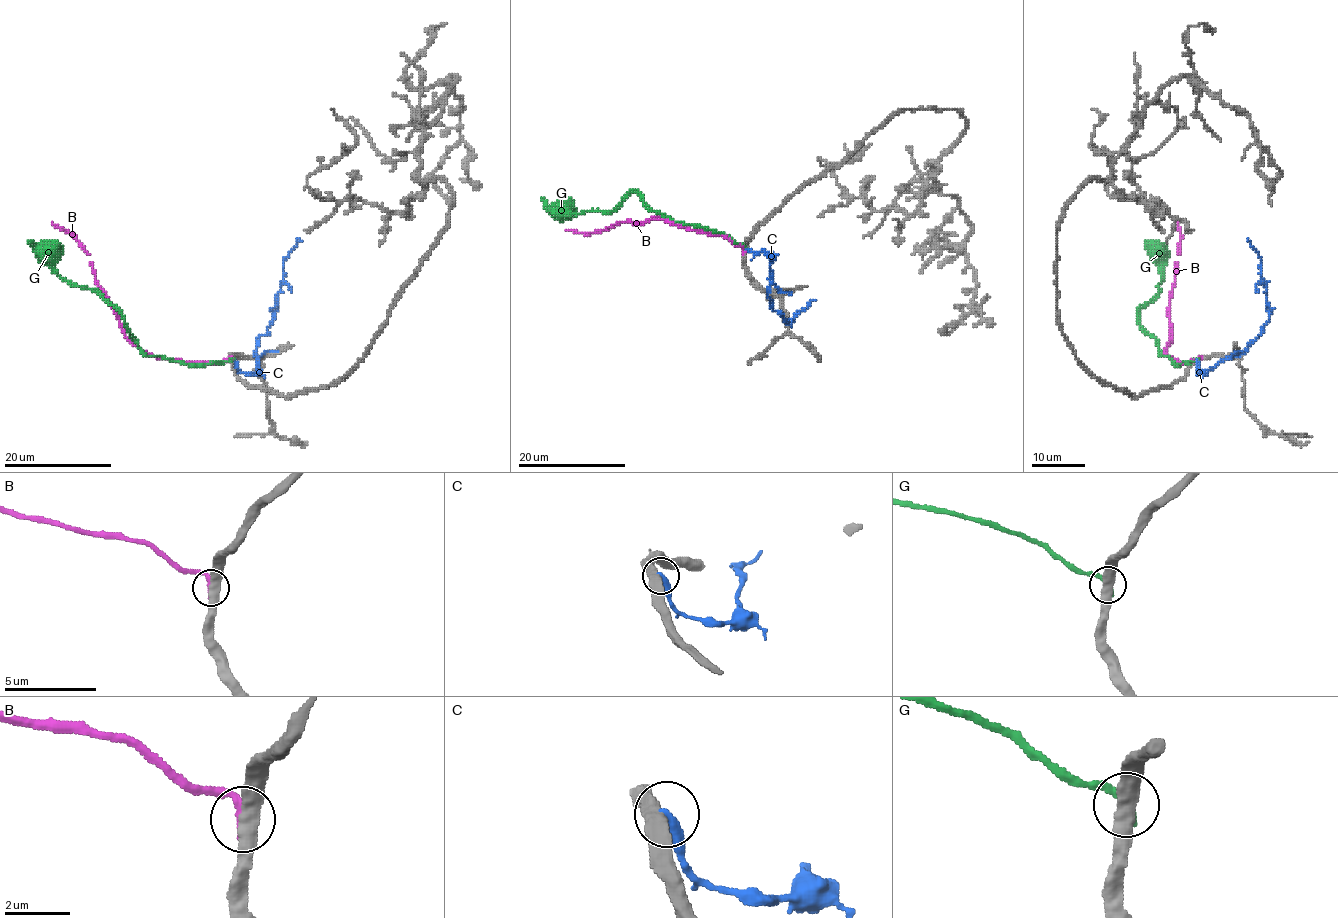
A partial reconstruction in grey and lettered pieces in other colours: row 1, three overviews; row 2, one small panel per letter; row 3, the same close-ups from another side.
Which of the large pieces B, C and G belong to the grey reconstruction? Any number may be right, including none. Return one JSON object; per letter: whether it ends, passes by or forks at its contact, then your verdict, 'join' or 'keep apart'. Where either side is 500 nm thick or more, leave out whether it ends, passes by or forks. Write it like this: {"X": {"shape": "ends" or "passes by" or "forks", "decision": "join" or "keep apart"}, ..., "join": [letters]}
{"B": {"shape": "ends", "decision": "join"}, "C": {"shape": "ends", "decision": "keep apart"}, "G": {"shape": "ends", "decision": "keep apart"}, "join": ["B"]}

